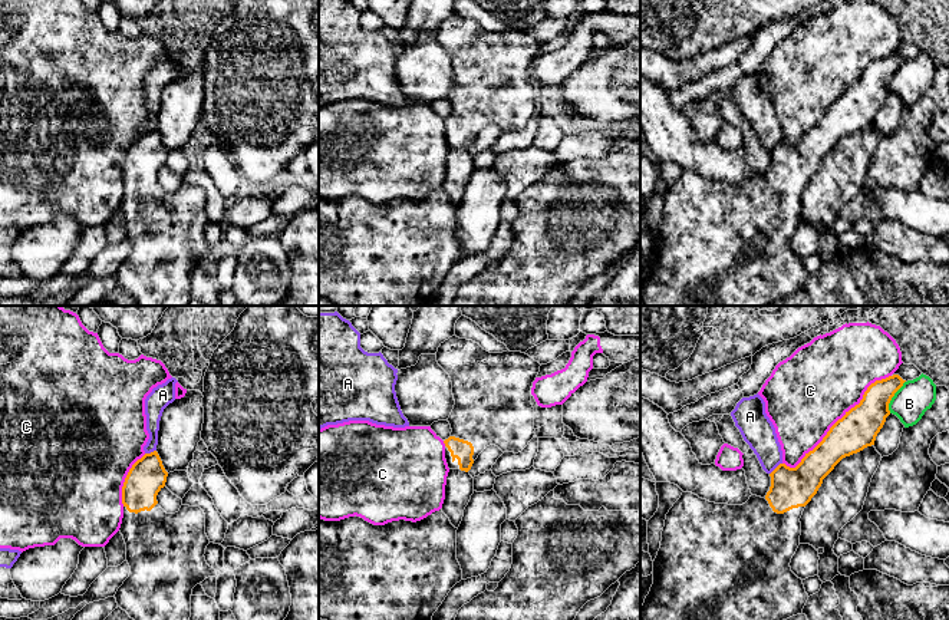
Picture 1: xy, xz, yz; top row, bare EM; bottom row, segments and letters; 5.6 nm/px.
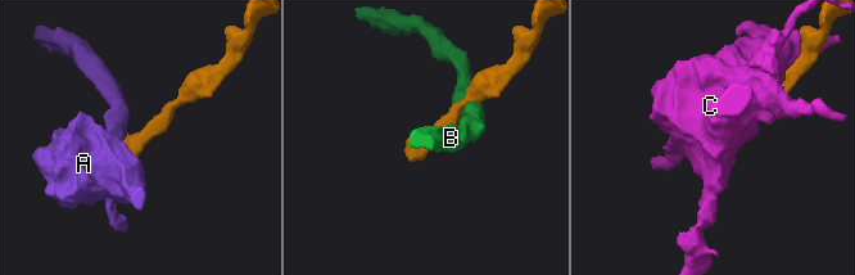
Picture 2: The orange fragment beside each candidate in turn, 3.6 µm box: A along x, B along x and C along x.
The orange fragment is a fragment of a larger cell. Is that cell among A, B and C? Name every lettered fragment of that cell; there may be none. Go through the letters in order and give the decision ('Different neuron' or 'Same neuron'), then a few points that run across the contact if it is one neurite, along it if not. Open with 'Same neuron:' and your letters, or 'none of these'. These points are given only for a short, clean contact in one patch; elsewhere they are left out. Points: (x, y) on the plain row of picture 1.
Same neuron: none of these
A: Different neuron. Line: yz (781, 141), (770, 152)
B: Different neuron
C: Different neuron

